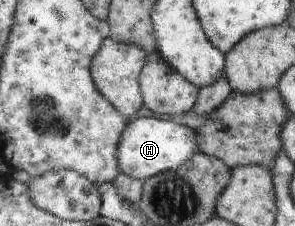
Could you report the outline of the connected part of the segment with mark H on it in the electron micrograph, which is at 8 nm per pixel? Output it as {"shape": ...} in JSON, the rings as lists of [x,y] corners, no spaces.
{"shape":[[[156,117],[137,118],[128,122],[117,144],[117,168],[121,174],[143,182],[167,170],[177,170],[199,150],[197,134],[191,128]]]}

